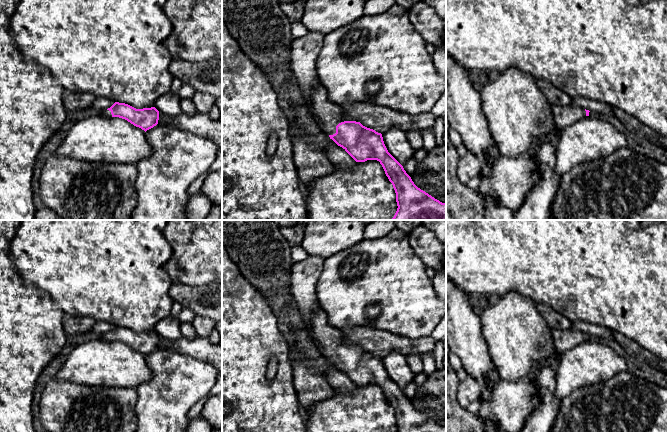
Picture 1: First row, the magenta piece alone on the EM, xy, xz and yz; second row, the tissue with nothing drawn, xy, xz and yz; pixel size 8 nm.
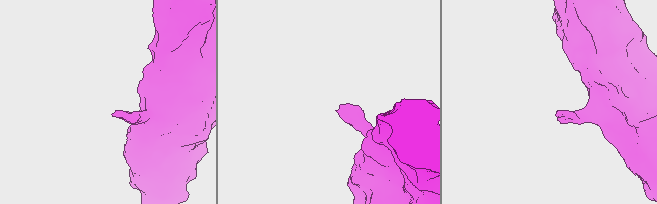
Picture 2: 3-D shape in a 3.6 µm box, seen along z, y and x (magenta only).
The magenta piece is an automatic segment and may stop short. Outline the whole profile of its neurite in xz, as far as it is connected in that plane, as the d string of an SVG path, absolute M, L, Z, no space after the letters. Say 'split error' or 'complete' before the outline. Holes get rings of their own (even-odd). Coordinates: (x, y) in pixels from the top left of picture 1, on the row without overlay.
split error; M320 306L309 323L309 334L321 354L356 386L380 386L395 414L398 432L446 432L446 427L414 408L403 390L388 376L381 357L360 346L346 345L341 332L328 324Z

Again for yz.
split error; M570 328L567 330L553 329L551 330L551 336L554 349L559 354L575 347L585 340L589 340L590 335Z

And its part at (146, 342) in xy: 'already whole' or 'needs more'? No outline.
needs more

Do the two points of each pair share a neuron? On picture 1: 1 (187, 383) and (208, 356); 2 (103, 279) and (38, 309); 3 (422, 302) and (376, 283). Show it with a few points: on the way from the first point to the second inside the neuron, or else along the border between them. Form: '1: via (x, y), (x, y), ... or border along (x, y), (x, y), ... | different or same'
1: border along (182, 353), (208, 362), (211, 365) | different
2: border along (36, 287), (43, 290), (63, 312) | different
3: via (411, 302), (404, 302), (387, 289) | same

